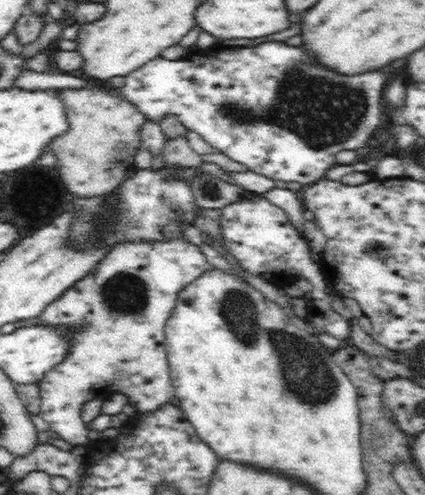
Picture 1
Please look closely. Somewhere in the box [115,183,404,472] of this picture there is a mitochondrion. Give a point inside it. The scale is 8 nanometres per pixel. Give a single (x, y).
(305, 374)

